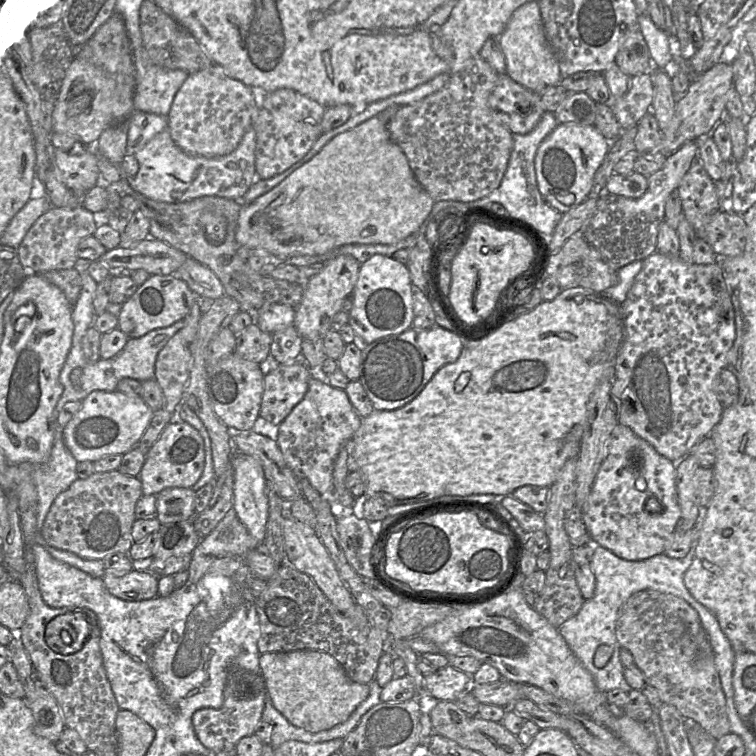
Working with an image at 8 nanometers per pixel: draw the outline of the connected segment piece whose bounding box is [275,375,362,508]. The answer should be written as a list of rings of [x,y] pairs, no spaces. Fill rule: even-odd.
[[[313,375],[309,381],[304,398],[293,408],[289,415],[279,424],[276,443],[287,466],[296,477],[304,476],[311,486],[318,491],[323,500],[328,500],[331,508],[333,491],[334,462],[342,444],[352,439],[361,425],[361,417],[355,411],[344,390],[330,386],[321,375]]]

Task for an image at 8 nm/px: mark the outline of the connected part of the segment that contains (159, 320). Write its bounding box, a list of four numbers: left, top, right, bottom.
[118,274,199,338]

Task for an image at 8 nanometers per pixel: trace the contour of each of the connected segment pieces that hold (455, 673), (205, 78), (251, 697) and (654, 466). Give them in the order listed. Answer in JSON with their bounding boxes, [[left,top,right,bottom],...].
[[425,664,472,701],[166,61,266,153],[192,667,267,755],[582,423,680,561]]

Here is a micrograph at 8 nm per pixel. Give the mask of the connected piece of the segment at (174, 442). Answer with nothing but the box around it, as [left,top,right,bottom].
[139,418,204,496]

